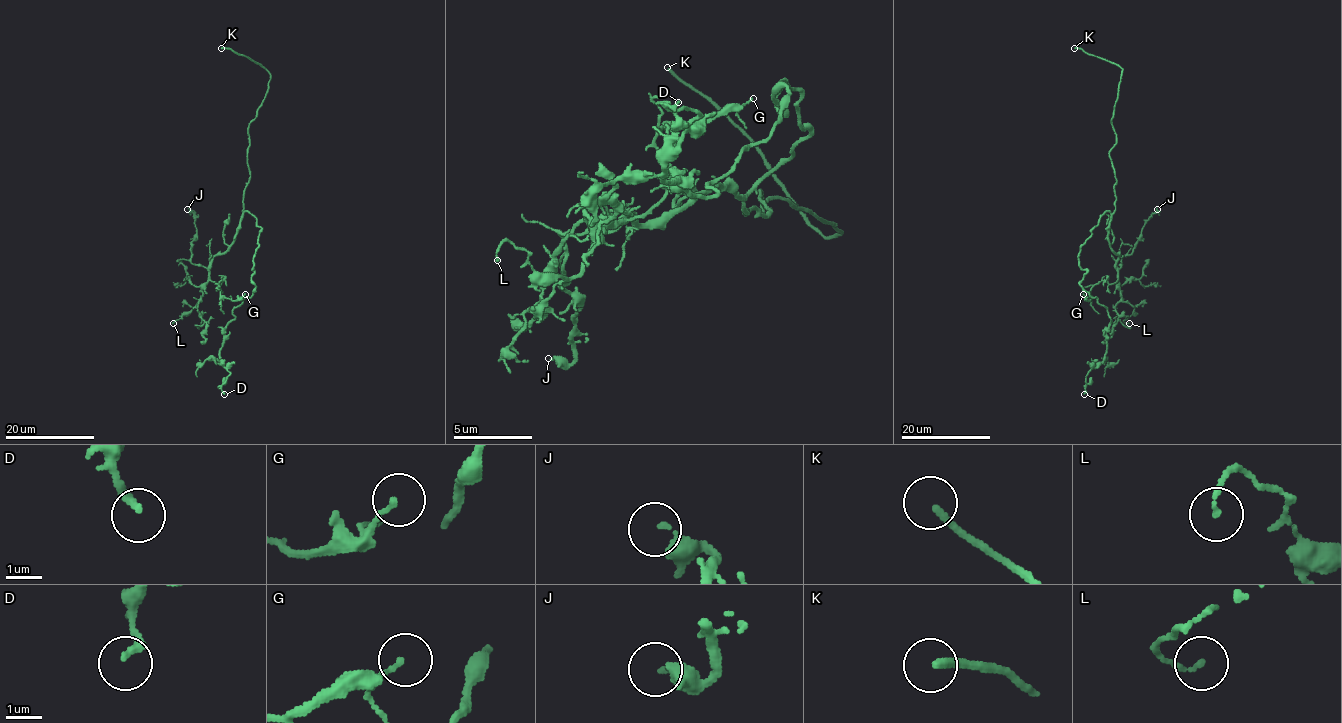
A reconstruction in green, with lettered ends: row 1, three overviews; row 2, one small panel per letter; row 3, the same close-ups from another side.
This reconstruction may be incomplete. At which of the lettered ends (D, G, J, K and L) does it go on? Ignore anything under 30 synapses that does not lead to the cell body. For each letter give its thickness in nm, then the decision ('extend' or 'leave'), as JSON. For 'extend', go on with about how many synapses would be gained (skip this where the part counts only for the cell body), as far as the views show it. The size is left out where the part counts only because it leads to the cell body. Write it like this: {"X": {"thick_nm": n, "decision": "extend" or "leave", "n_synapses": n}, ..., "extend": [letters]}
{"D": {"thick_nm": 220, "decision": "leave"}, "G": {"thick_nm": 140, "decision": "leave"}, "J": {"thick_nm": 160, "decision": "leave"}, "K": {"thick_nm": 200, "decision": "extend"}, "L": {"thick_nm": 130, "decision": "leave"}, "extend": ["K"]}

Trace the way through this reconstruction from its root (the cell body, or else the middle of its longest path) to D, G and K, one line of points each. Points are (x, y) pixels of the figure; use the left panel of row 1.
D: (251, 214), (261, 229), (251, 278), (255, 290), (233, 309), (224, 333), (220, 361), (230, 372), (224, 394)
G: (251, 214), (243, 213), (234, 242), (209, 266), (222, 295), (235, 300), (245, 294)
K: (251, 214), (243, 213), (243, 191), (250, 177), (249, 126), (264, 98), (270, 74), (250, 58), (221, 48)

